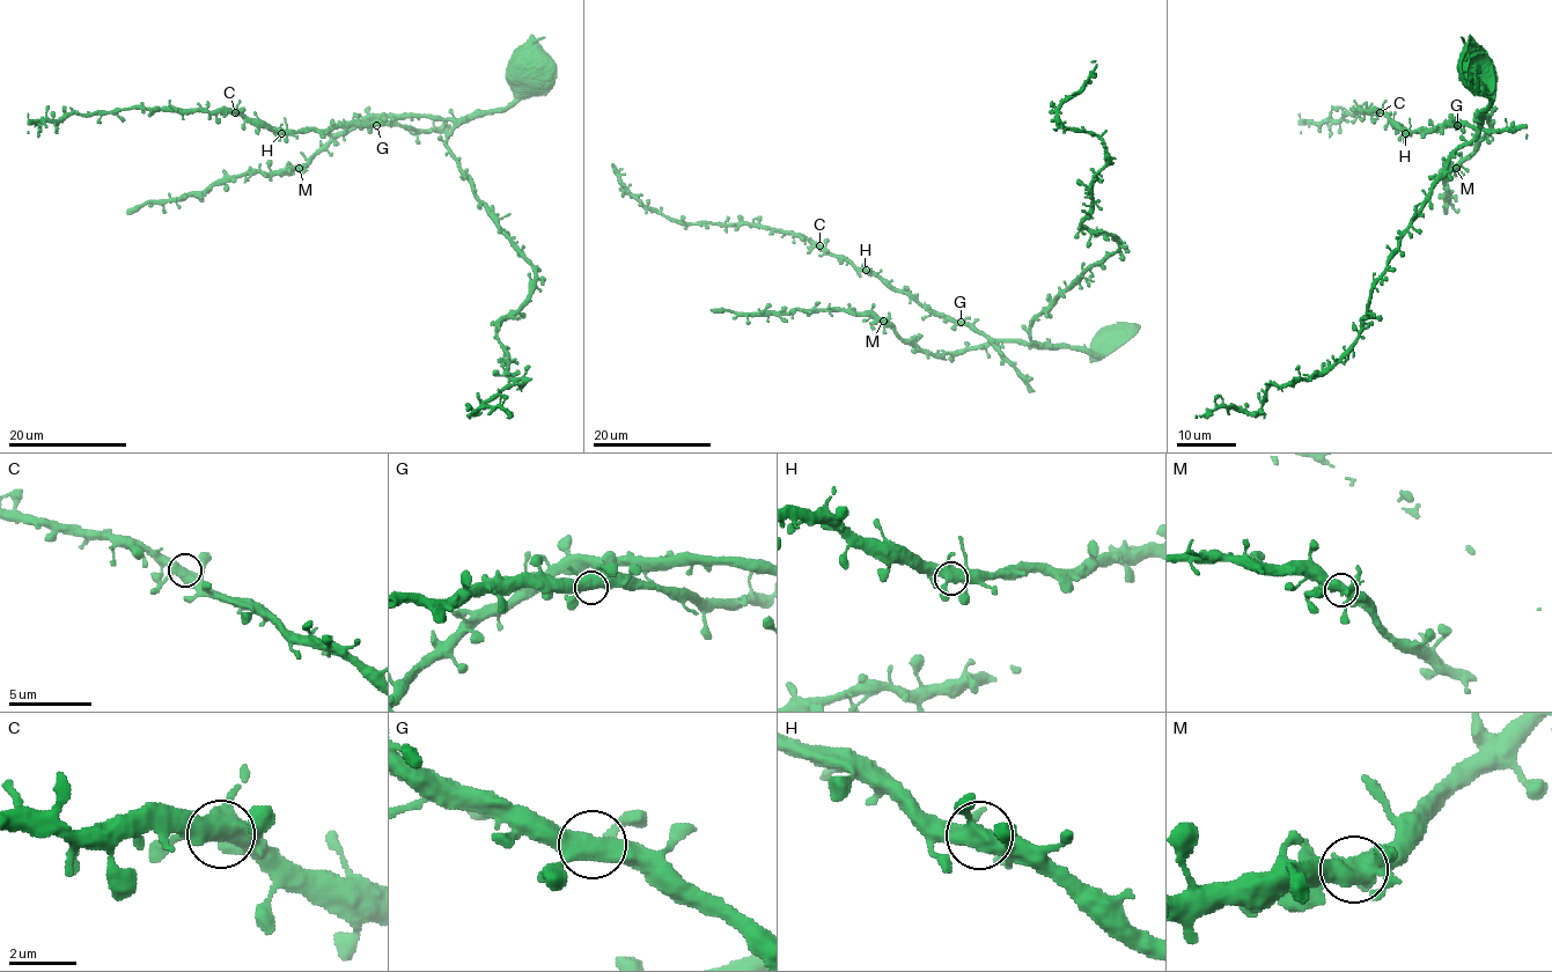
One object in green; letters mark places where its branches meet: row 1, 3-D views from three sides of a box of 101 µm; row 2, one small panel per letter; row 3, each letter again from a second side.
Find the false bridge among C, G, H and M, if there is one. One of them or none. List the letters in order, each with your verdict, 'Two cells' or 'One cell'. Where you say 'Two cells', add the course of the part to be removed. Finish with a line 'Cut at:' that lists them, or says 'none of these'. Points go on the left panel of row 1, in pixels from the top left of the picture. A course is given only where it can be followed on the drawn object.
C: One cell
G: One cell
H: One cell
M: One cell
Cut at: none of these

